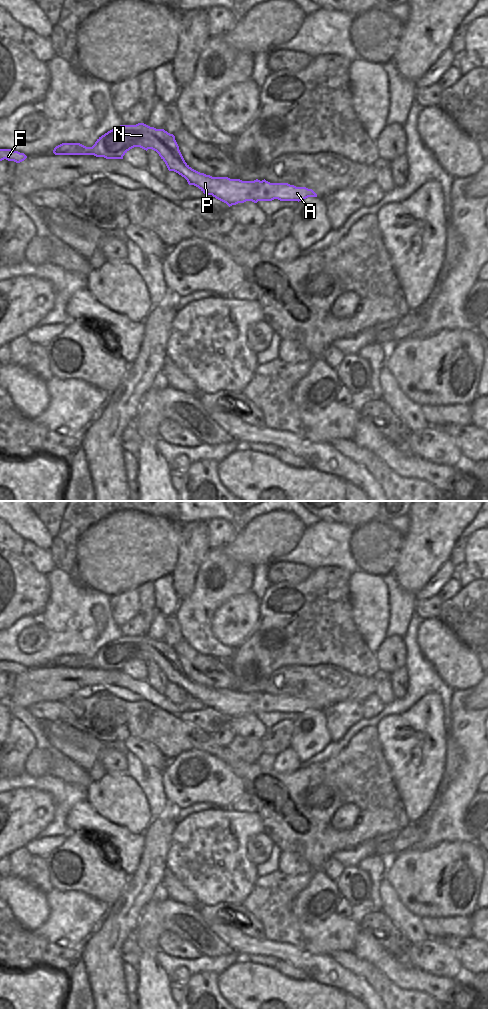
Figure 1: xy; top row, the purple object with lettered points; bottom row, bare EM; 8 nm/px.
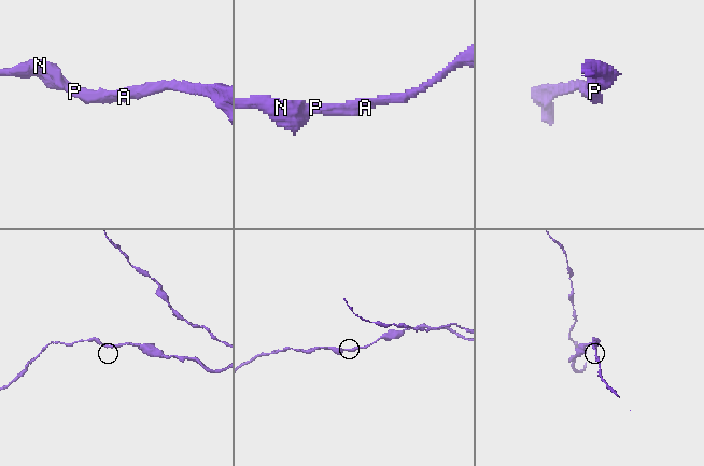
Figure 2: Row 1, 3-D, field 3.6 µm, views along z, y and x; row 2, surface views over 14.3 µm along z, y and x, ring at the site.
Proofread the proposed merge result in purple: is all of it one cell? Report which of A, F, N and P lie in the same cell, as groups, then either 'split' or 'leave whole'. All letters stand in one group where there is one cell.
A F N P; leave whole

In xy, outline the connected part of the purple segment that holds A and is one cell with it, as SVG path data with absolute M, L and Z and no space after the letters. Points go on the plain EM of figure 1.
M144 635L120 637L97 651L92 659L80 655L62 655L53 662L55 667L94 667L106 671L123 671L132 660L156 663L169 683L184 689L189 697L198 699L205 707L212 707L229 719L252 713L302 713L317 706L306 699L288 695L242 693L228 689L212 689L192 681L184 672L173 646Z

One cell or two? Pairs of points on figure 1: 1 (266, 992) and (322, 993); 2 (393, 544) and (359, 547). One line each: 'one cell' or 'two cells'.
1: one cell
2: one cell

